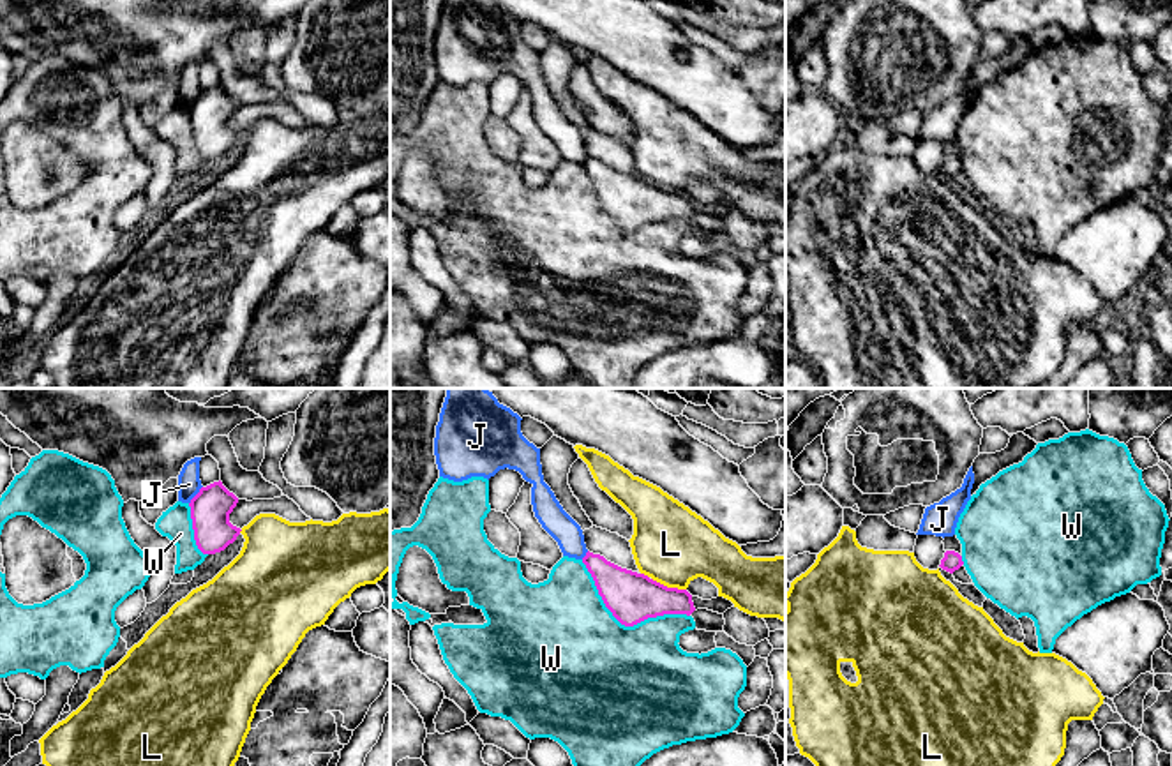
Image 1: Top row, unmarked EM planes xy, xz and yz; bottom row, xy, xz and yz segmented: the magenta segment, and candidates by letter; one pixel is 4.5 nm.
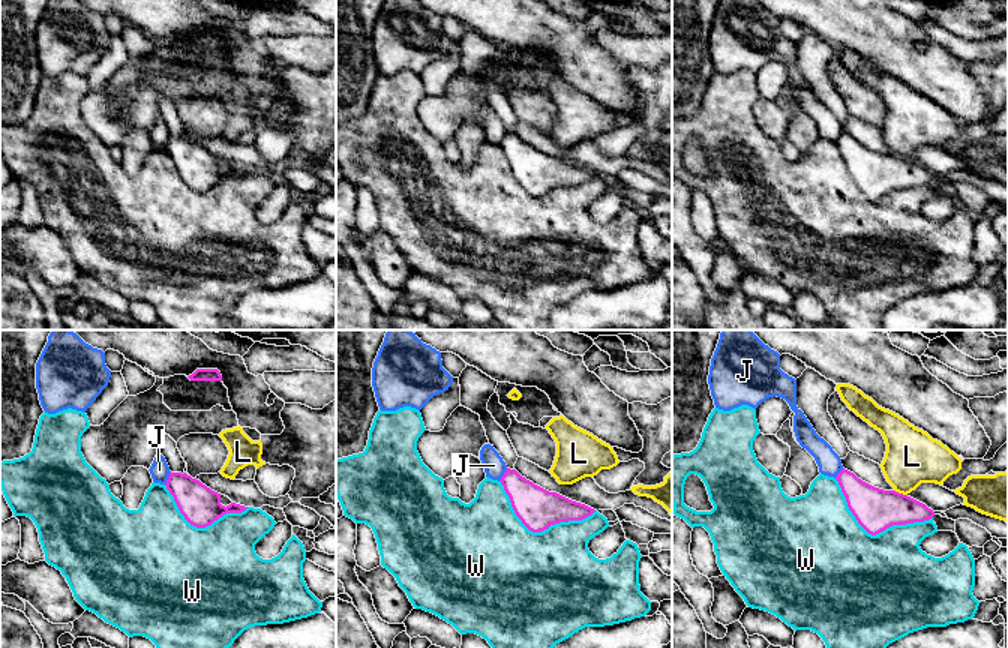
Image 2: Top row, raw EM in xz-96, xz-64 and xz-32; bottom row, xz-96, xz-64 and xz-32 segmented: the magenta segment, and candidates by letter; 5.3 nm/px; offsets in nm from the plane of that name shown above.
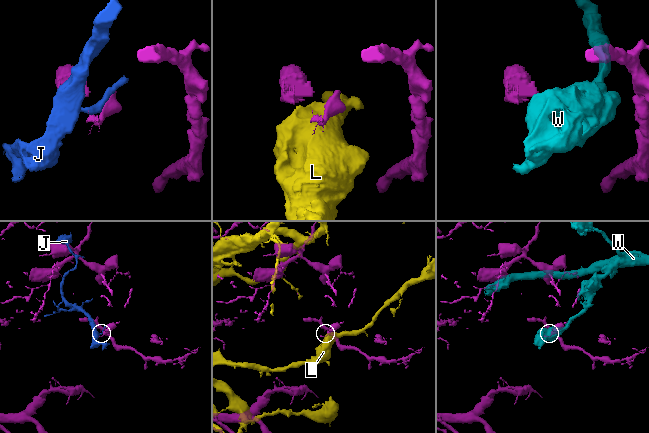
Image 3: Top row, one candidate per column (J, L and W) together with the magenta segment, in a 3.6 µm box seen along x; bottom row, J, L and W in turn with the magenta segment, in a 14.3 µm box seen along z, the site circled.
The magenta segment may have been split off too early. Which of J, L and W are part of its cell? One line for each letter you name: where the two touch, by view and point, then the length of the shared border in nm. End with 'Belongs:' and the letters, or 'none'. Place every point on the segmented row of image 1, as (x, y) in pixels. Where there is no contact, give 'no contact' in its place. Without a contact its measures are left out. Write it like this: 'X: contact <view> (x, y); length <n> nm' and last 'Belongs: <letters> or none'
Belongs: none

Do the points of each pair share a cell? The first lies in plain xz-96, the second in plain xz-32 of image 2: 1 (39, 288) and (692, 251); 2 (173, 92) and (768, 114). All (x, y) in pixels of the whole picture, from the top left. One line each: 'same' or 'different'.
1: same
2: same

